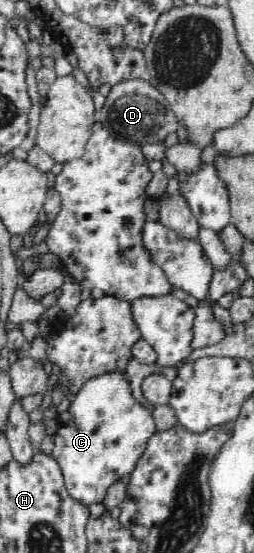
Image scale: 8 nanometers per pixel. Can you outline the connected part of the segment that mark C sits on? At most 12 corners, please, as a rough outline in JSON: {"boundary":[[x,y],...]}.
{"boundary":[[123,369],[88,378],[51,455],[88,506],[158,429]]}

